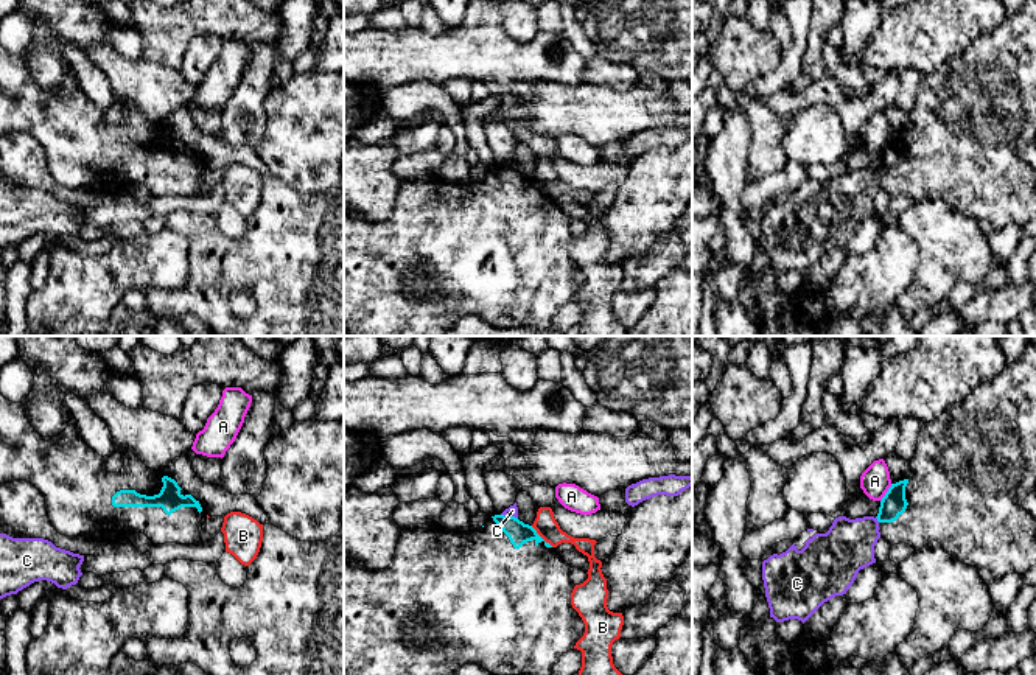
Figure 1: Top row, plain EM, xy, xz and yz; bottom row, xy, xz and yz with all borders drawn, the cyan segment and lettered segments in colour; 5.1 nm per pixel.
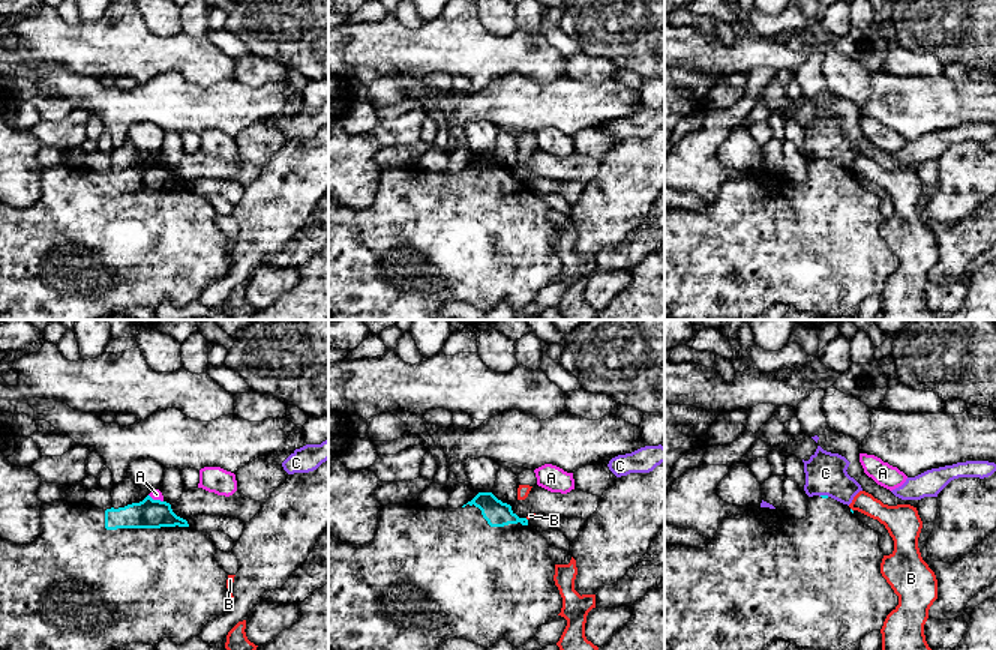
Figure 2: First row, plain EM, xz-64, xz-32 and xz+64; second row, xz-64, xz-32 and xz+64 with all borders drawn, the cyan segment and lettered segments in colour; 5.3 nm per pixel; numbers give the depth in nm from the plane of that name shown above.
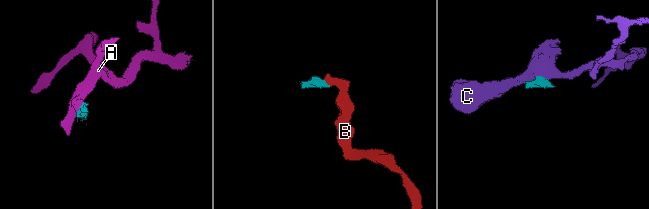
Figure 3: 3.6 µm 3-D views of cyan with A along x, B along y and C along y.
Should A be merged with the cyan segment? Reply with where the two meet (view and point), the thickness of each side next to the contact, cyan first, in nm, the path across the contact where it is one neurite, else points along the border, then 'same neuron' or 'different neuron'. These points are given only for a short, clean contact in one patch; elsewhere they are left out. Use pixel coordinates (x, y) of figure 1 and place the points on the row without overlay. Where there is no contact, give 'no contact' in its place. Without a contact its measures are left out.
meets cyan in yz at (885, 145); 130 nm thick on the cyan side, 160 nm on the other; border along yz (892, 136), (881, 153); different neuron

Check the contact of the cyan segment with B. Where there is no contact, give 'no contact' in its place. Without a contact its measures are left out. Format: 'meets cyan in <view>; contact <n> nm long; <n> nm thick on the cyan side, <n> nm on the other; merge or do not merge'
meets cyan in xz; contact 160 nm long; 120 nm thick on the cyan side, 120 nm on the other; do not merge

